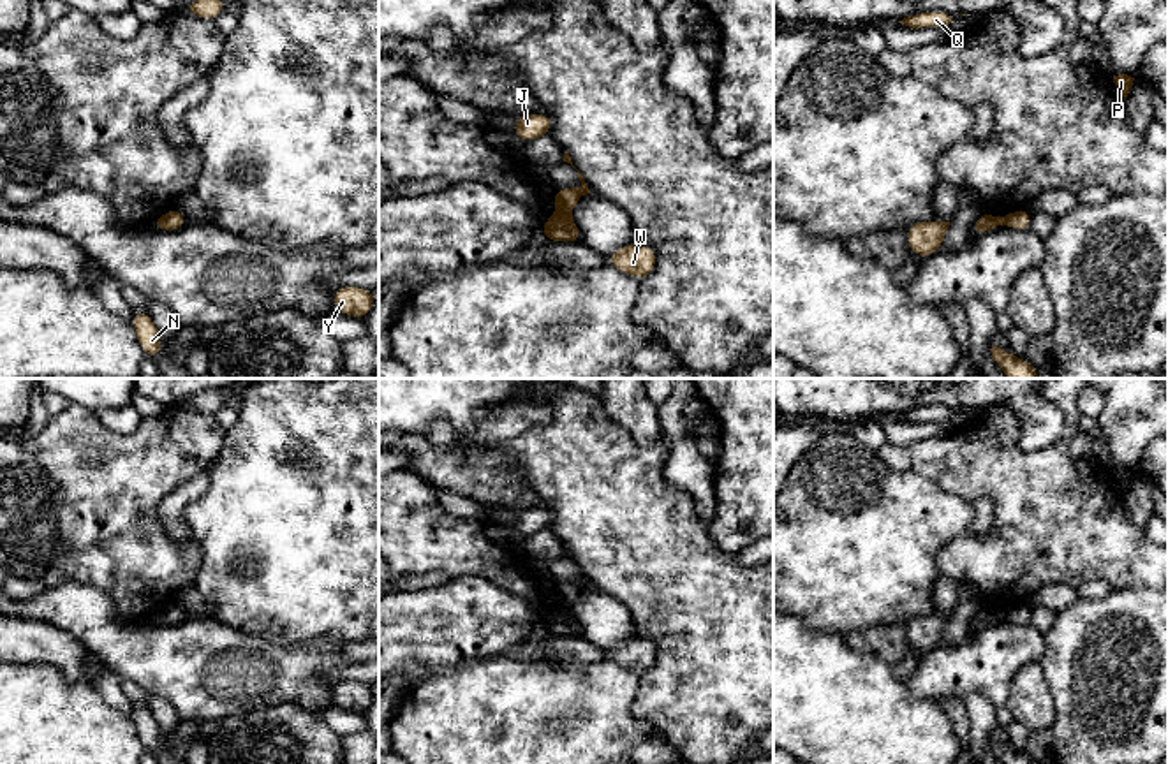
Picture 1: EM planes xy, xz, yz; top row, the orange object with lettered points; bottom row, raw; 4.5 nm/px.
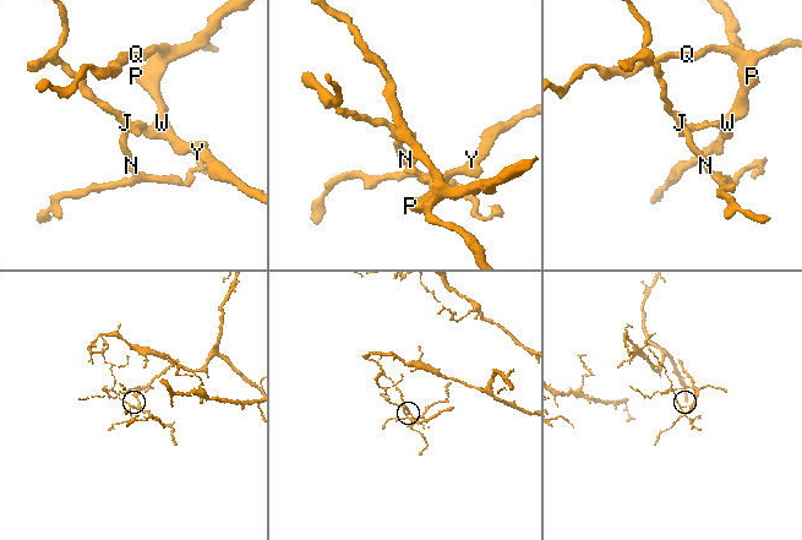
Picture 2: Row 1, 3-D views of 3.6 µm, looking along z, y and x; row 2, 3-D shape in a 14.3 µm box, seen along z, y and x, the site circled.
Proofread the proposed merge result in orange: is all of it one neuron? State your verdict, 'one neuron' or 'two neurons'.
two neurons

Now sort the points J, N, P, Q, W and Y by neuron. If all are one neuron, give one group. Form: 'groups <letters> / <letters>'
groups J N / P Q W Y

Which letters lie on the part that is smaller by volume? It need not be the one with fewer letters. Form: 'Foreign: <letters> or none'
Foreign: P, Q, W, Y

